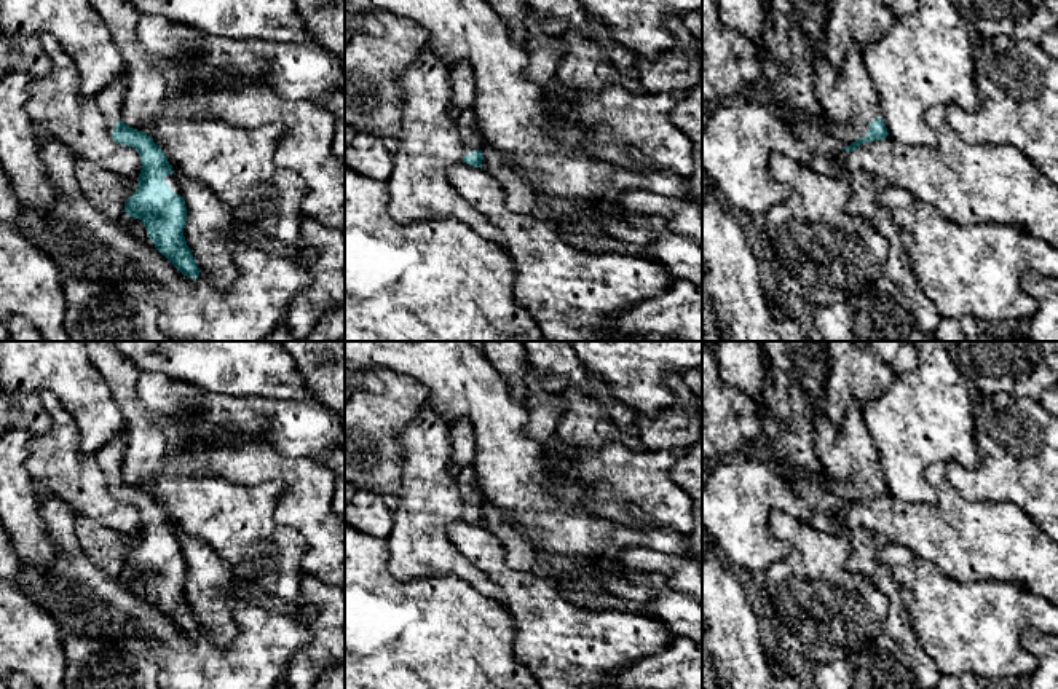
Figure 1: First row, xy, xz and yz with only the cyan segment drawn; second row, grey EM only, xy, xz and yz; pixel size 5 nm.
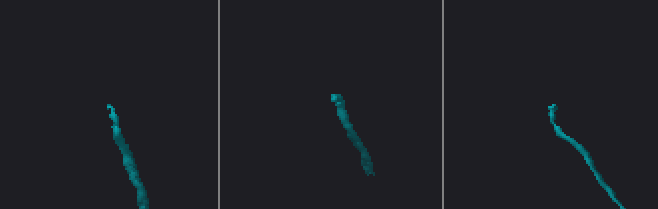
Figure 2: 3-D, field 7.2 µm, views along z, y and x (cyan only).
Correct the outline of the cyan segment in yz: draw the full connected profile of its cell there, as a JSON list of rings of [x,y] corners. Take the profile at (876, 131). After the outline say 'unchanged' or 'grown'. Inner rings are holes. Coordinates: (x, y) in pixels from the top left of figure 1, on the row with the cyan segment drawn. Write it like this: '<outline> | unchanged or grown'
[[[851,46],[844,64],[836,69],[825,56],[814,61],[812,81],[828,118],[828,134],[846,152],[863,142],[889,136],[876,89],[863,67],[862,51]]] | grown

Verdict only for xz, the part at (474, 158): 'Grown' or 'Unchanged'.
Grown

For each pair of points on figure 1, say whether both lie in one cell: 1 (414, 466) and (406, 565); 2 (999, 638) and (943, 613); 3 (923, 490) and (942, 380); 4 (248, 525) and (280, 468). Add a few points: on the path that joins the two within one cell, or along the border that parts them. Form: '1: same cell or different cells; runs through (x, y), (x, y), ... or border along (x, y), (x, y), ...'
1: same cell; runs through (414, 490), (414, 541)
2: same cell; runs through (985, 638), (974, 627), (958, 626)
3: same cell; runs through (916, 463), (916, 425), (927, 413), (929, 407)
4: different cells; border along (236, 482), (280, 480), (284, 493), (275, 517)

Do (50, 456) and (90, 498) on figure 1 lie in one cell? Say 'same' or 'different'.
same

